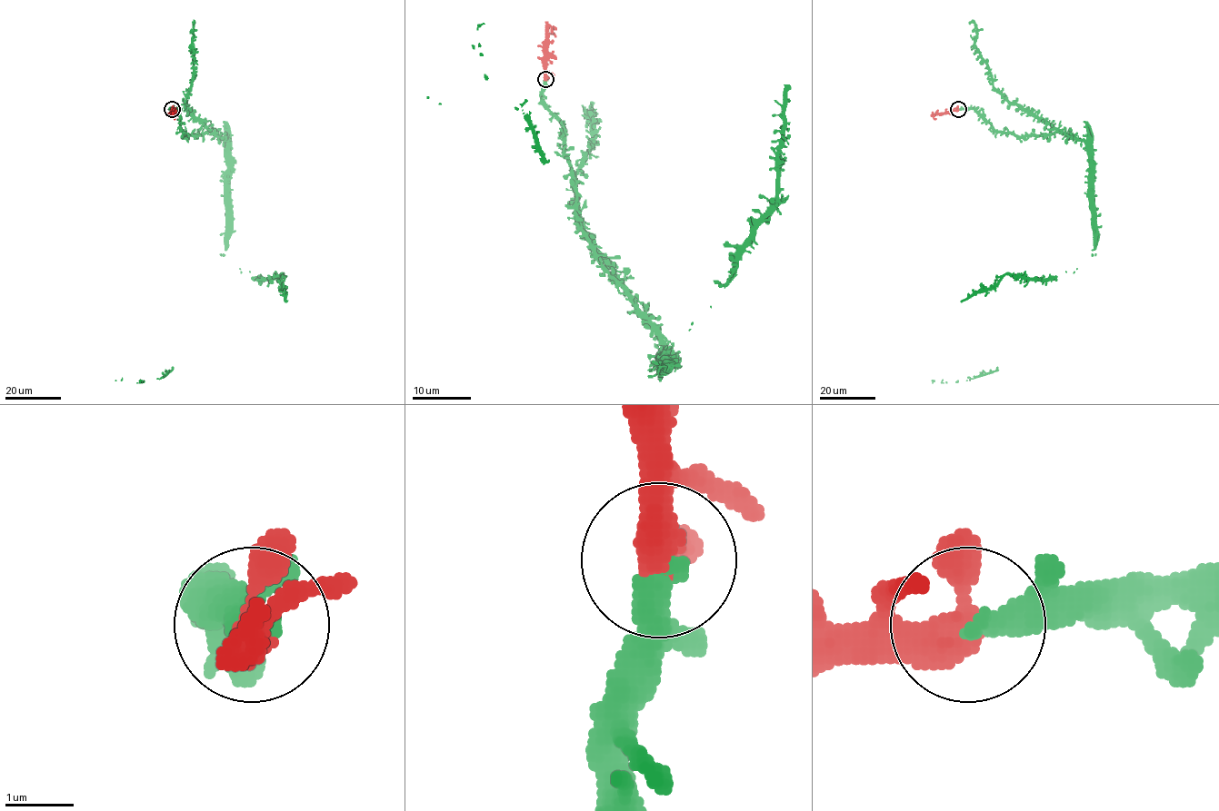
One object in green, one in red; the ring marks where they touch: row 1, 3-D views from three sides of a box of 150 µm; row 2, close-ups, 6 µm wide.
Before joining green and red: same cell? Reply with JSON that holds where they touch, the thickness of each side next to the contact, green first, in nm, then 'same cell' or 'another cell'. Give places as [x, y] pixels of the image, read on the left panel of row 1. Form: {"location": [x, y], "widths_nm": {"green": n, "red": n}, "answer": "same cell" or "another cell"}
{"location": [172, 109], "widths_nm": {"green": 440, "red": 440}, "answer": "same cell"}

